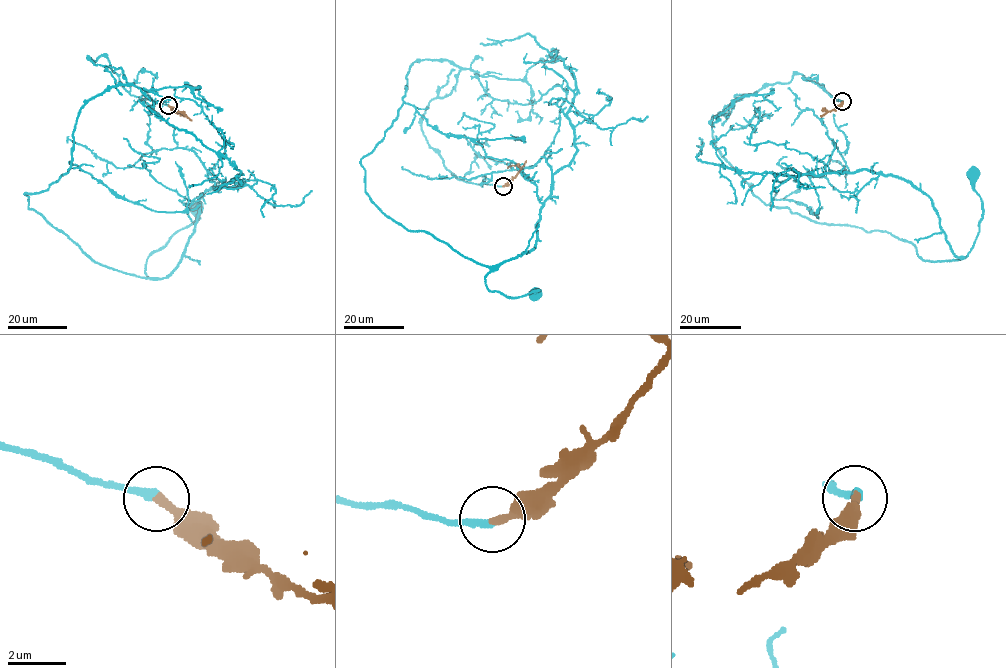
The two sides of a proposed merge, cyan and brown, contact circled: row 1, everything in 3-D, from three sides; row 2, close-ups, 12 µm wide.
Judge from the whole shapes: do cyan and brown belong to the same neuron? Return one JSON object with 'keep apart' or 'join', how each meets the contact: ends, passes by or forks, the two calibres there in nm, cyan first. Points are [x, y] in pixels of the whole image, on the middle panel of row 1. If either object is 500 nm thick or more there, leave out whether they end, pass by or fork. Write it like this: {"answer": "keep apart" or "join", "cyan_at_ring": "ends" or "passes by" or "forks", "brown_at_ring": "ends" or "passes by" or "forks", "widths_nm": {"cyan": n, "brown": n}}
{"answer": "join", "cyan_at_ring": "ends", "brown_at_ring": "ends", "widths_nm": {"cyan": 280, "brown": 280}}

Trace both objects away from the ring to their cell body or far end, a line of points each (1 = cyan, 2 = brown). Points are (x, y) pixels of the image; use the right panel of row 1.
1: (842, 101), (794, 74), (735, 96), (712, 139), (766, 204), (889, 232), (924, 260), (972, 247), (973, 176)
2: (842, 102), (830, 111), (825, 109)

